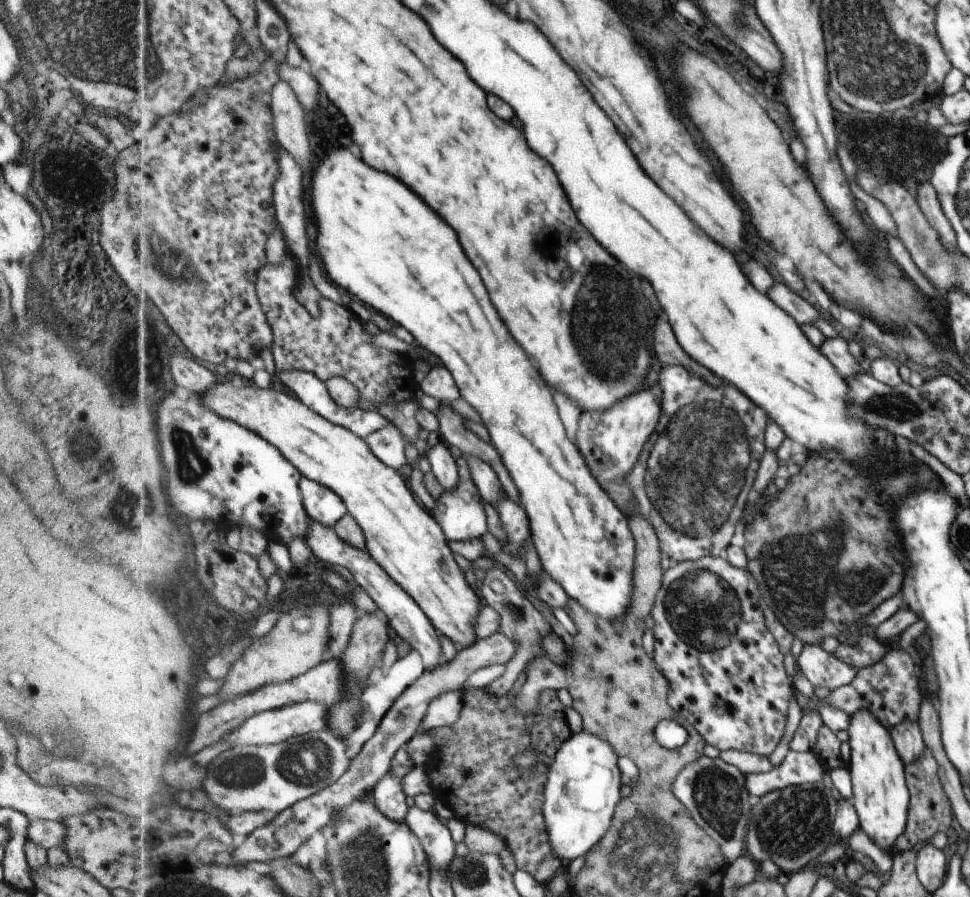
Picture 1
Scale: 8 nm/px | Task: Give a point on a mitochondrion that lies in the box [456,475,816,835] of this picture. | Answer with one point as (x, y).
(701, 601)

